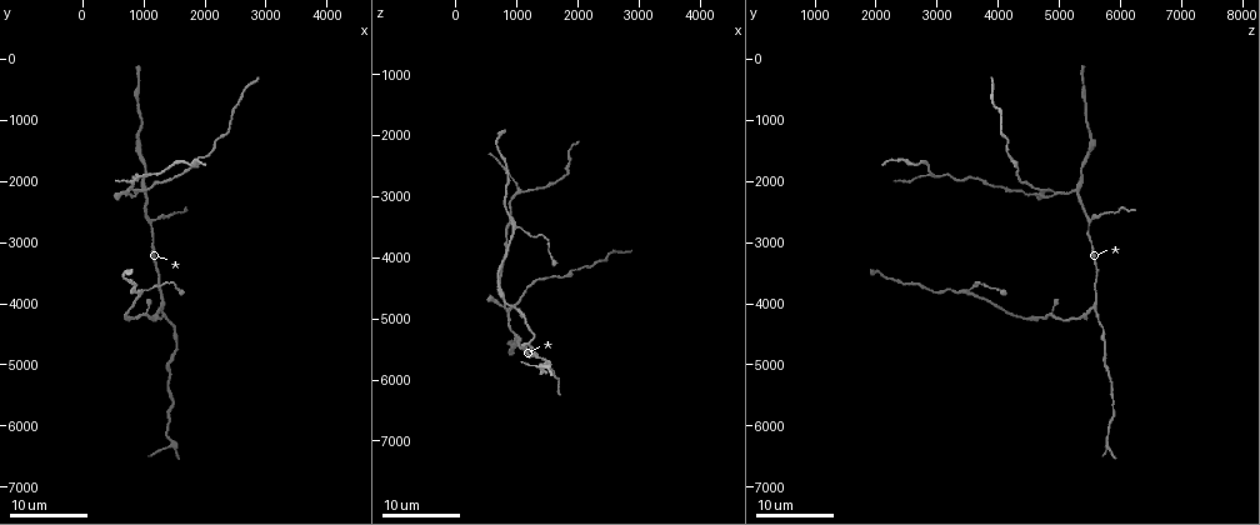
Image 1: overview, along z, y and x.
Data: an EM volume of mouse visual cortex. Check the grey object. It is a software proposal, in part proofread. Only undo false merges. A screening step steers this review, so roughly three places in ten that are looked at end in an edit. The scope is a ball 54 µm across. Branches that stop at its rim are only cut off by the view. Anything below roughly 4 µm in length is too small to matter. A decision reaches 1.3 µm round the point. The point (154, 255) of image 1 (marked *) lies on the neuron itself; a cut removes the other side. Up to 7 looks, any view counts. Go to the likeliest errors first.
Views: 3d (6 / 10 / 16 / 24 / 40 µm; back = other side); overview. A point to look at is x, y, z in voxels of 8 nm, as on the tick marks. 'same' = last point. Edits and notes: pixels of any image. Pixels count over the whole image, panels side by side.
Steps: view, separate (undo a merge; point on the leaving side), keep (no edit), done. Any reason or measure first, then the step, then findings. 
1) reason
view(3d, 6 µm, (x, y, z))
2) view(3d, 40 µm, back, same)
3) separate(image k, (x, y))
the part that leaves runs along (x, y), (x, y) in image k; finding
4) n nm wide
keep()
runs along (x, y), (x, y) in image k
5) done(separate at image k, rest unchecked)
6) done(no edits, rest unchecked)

side arm on a straight run
view(3d, 16 µm, (1250, 4100, 5500))

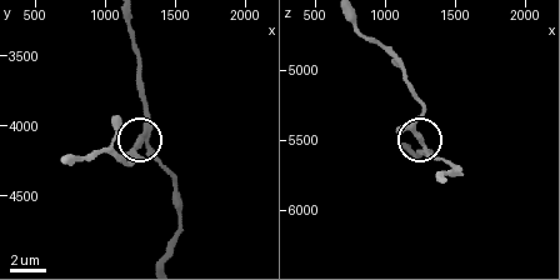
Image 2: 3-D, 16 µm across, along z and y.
view(3d, 10 µm, (1260, 4100, 5540))

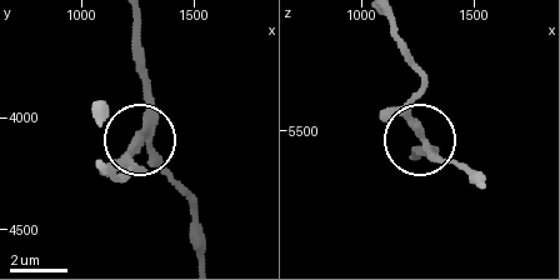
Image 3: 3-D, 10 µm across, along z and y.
290 nm wide
keep()
runs along (134, 25), (146, 140), (181, 188) in image 3; all the same neuron

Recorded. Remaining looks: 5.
four arms meet
view(3d, 16 µm, (900, 2200, 4900))

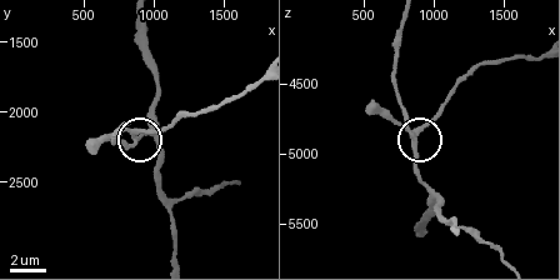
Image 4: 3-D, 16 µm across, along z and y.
zoom in
view(3d, 10 µm, same)

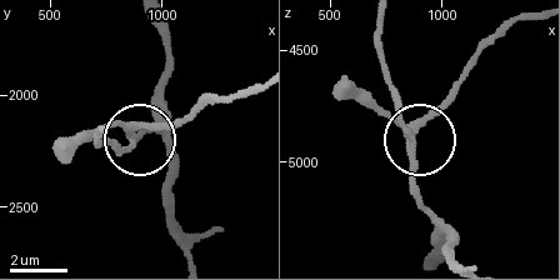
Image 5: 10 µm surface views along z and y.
view(3d, 10 µm, back, same)

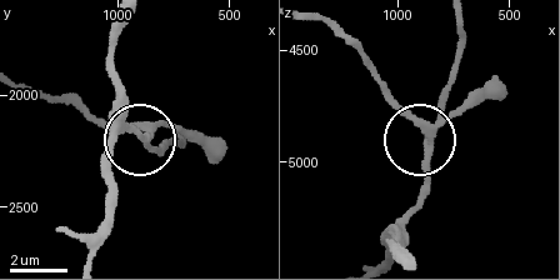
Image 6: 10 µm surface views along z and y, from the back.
4 arms
keep()
all the same neuron

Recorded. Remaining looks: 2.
thick turns thin
view(3d, 24 µm, (1450, 4900, 5700))

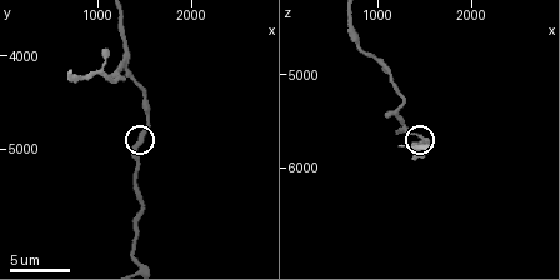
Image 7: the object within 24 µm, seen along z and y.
view(3d, 6 µm, (1450, 4900, 5750))

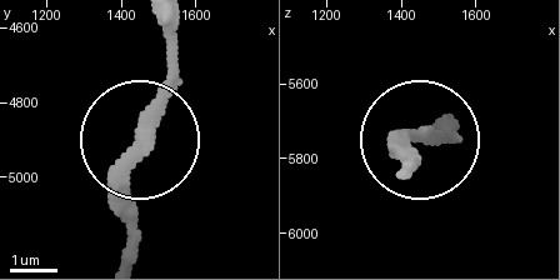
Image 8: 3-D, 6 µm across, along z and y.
keep()
runs along (159, 20), (168, 104), (131, 175), (124, 259) in image 8; all the same neuron

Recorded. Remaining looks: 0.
done(no edits, rest unchecked)

